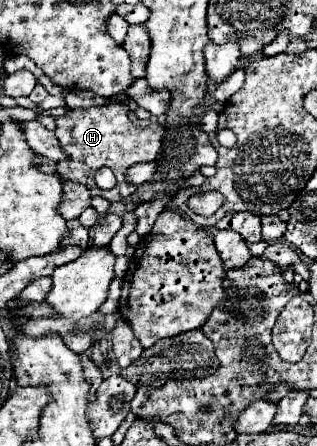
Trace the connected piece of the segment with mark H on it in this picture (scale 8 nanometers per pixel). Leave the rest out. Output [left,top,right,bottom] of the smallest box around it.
[55,103,165,201]

